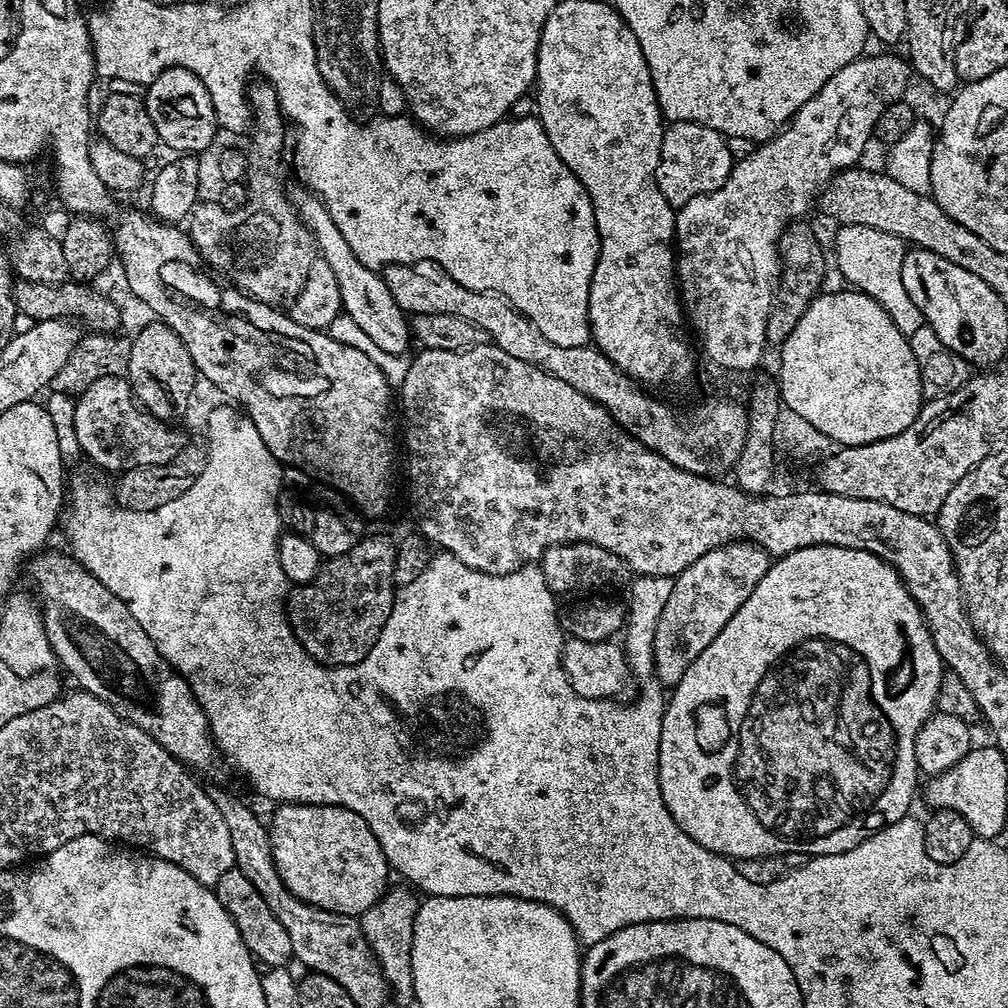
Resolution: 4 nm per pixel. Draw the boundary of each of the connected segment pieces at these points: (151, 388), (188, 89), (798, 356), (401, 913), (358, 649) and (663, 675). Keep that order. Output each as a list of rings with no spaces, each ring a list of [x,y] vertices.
[[[152,320],[131,339],[130,362],[127,380],[135,401],[160,421],[183,417],[189,393],[198,375],[190,352],[178,334],[163,321]]]
[[[168,68],[164,72],[156,72],[145,92],[148,93],[143,93],[142,99],[163,147],[165,144],[173,148],[176,154],[201,154],[208,147],[213,147],[218,131],[214,106],[206,86],[202,86],[194,73],[185,68]]]
[[[821,291],[810,302],[806,314],[798,318],[798,326],[794,326],[784,343],[779,345],[778,381],[783,407],[806,418],[840,446],[869,444],[902,434],[902,430],[914,422],[925,399],[920,385],[920,368],[911,350],[909,337],[904,336],[898,326],[894,326],[883,306],[865,292],[828,291]]]
[[[389,887],[377,904],[363,912],[359,917],[359,922],[364,930],[364,937],[368,939],[368,945],[372,947],[372,952],[376,955],[380,969],[384,971],[384,979],[388,981],[391,991],[395,995],[397,992],[402,999],[411,1001],[413,999],[411,948],[418,896],[411,887],[403,887]]]
[[[365,535],[346,554],[327,557],[321,563],[320,573],[309,584],[293,587],[286,597],[288,622],[292,625],[292,633],[298,642],[314,659],[324,666],[347,666],[364,660],[368,651],[380,636],[387,618],[392,613],[394,599],[394,558],[396,544],[384,536]]]
[[[733,542],[702,554],[698,562],[686,566],[675,577],[653,640],[653,670],[661,685],[675,686],[680,681],[694,658],[702,654],[733,618],[768,569],[770,557],[764,549],[756,544]]]

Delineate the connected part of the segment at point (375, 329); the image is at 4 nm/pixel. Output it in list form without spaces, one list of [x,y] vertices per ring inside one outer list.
[[[300,190],[294,208],[305,227],[312,232],[319,255],[330,262],[330,270],[334,270],[338,278],[342,312],[354,318],[355,325],[379,350],[384,350],[386,354],[404,356],[408,340],[410,344],[410,324],[405,313],[400,311],[398,302],[394,302],[394,294],[390,294],[390,286],[386,286],[383,275],[375,268],[367,268],[354,256],[354,251],[350,250],[346,238],[342,238],[342,231],[334,224],[320,196]]]

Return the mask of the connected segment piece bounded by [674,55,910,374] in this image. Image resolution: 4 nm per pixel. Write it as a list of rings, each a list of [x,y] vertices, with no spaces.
[[[865,55],[859,60],[850,62],[846,66],[842,66],[842,70],[838,70],[826,82],[826,86],[822,86],[822,90],[818,90],[818,94],[814,94],[814,98],[810,98],[810,102],[806,102],[796,111],[796,115],[792,117],[790,123],[771,141],[772,144],[772,188],[764,188],[764,184],[760,180],[756,180],[756,176],[752,172],[748,172],[748,168],[752,168],[759,162],[760,156],[756,152],[752,152],[749,156],[744,156],[735,161],[732,165],[732,173],[726,178],[726,182],[718,190],[707,192],[705,196],[698,198],[690,198],[690,202],[686,202],[676,213],[676,234],[674,237],[674,248],[678,253],[676,256],[676,274],[678,277],[678,291],[682,301],[683,311],[686,313],[687,323],[692,324],[694,331],[700,335],[700,344],[704,347],[704,352],[713,360],[716,368],[726,368],[729,371],[736,371],[739,374],[746,374],[756,363],[764,356],[764,348],[768,344],[766,338],[766,322],[768,316],[772,312],[774,303],[774,285],[777,283],[780,275],[780,235],[789,224],[793,223],[808,207],[813,207],[814,197],[827,185],[837,173],[853,167],[857,163],[856,160],[864,152],[864,147],[868,144],[868,139],[873,139],[876,131],[876,123],[878,122],[878,114],[882,114],[882,110],[886,110],[886,106],[890,106],[894,102],[898,102],[905,95],[904,91],[908,88],[908,76],[910,77],[910,64],[903,55],[900,56],[868,56]]]

